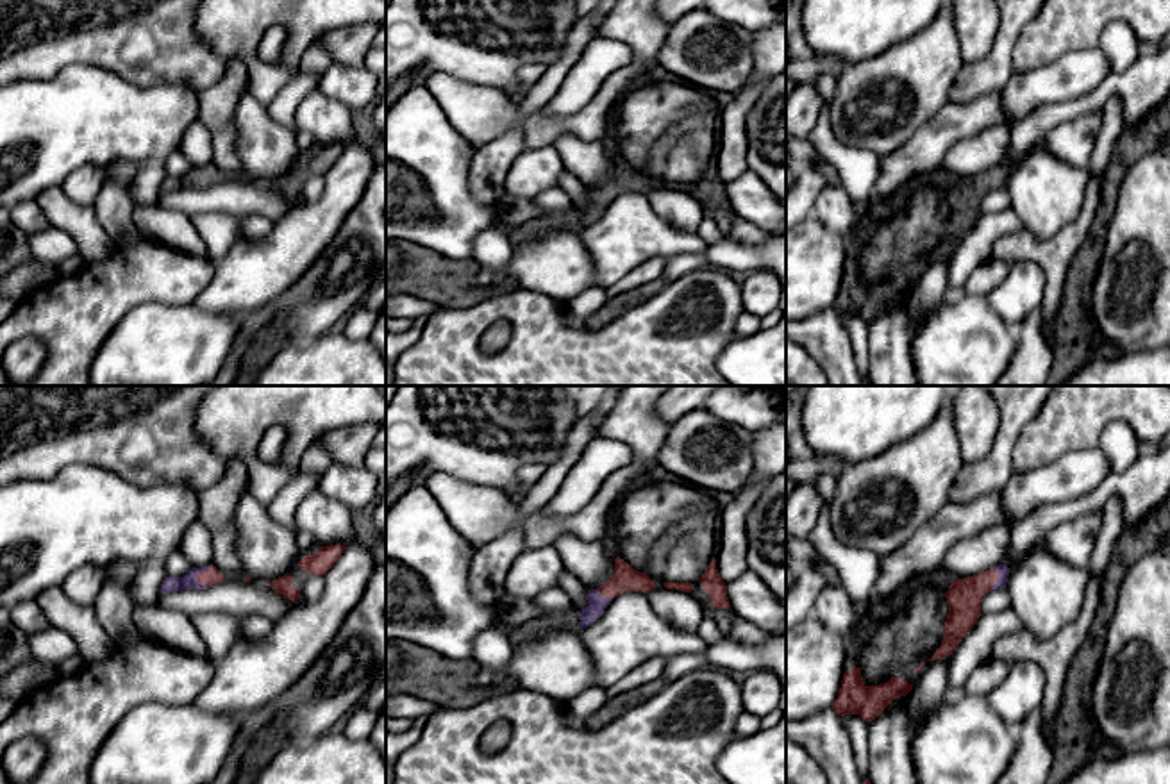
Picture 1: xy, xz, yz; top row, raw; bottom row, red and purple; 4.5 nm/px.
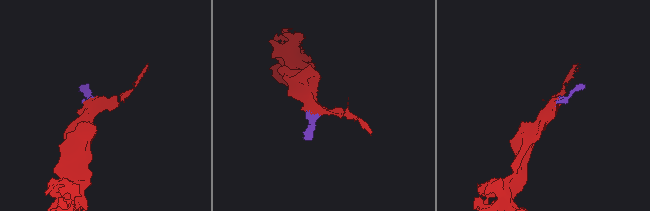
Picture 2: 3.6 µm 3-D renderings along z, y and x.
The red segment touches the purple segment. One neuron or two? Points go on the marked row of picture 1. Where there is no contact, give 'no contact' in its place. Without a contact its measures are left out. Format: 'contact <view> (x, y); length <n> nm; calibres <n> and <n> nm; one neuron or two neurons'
contact xy (199, 574); length 120 nm; calibres 80 and 70 nm; one neuron

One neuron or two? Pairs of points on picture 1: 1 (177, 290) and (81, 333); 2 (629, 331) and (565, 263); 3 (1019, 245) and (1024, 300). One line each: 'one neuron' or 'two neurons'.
1: one neuron
2: two neurons
3: two neurons

